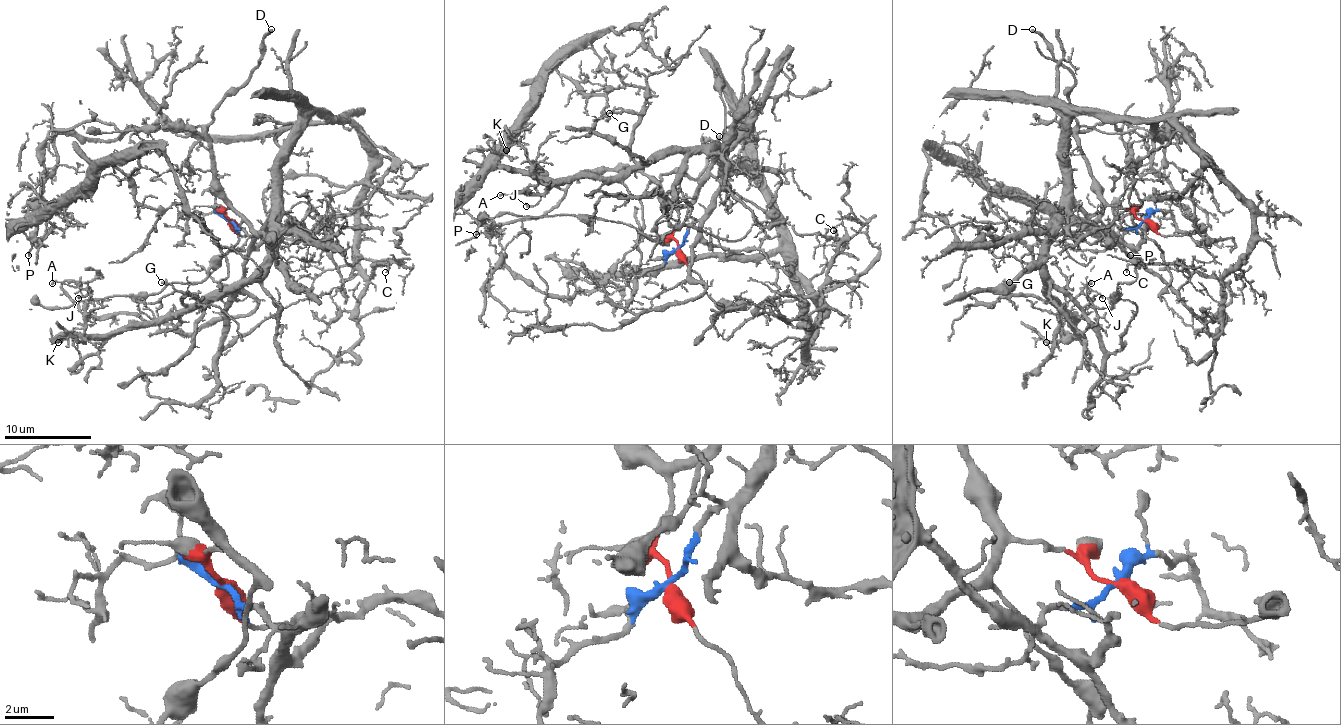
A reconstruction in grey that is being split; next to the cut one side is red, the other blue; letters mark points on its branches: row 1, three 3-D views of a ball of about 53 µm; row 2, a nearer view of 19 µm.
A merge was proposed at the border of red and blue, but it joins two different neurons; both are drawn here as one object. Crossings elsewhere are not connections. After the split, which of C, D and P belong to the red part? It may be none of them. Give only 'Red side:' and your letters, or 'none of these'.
Red side: D, P

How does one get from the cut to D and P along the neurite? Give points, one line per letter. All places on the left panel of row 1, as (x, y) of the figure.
D: (230, 220), (226, 209), (230, 205), (224, 198), (206, 124), (248, 77), (261, 57), (261, 40), (271, 29)
P: (230, 220), (208, 144), (189, 129), (119, 131), (93, 120), (49, 133), (43, 146), (36, 240), (28, 255)

